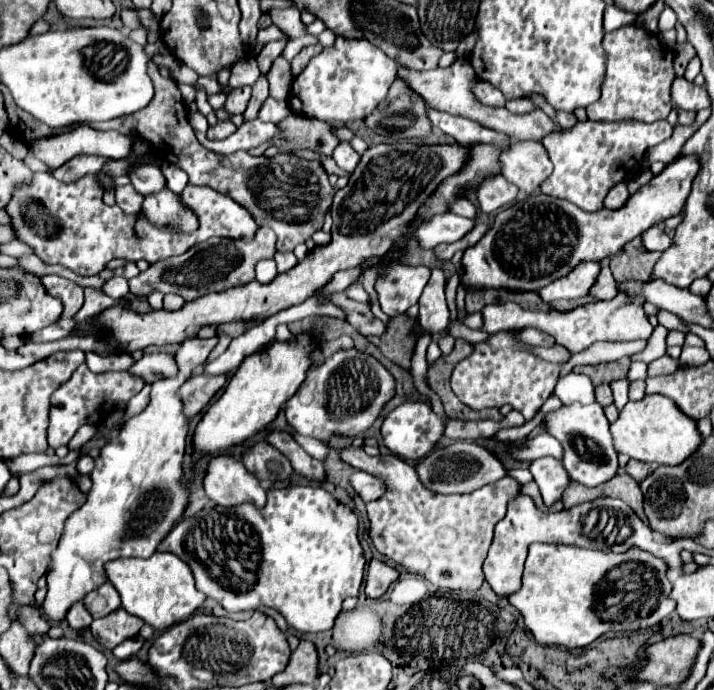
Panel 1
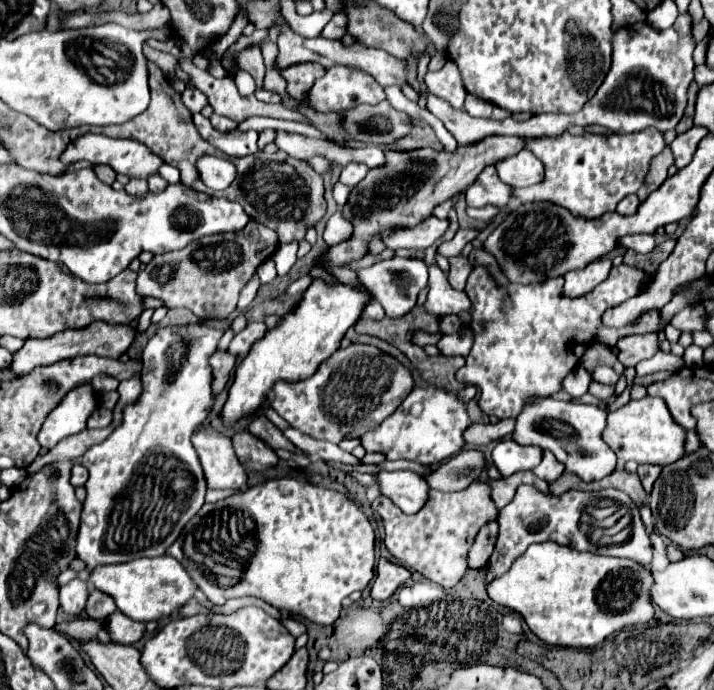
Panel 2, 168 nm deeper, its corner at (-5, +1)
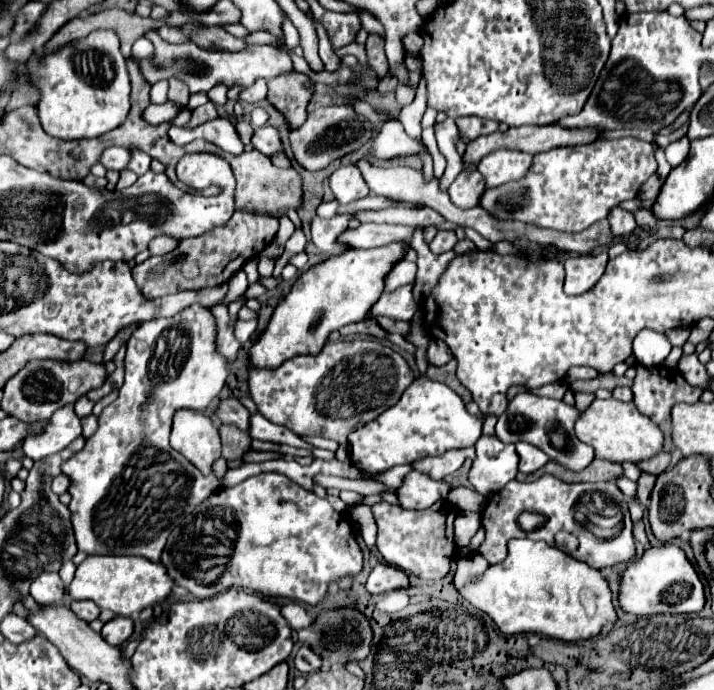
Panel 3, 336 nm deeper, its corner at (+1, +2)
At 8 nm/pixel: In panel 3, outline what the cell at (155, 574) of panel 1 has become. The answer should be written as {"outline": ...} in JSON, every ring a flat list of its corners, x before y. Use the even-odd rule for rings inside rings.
{"outline":[[89,555,77,565,75,577,67,587,67,595,73,601,93,601,101,609,111,609,123,617,135,617,145,607,161,603,171,593,173,579,165,575,161,563,153,563,145,557,121,557,121,555]]}

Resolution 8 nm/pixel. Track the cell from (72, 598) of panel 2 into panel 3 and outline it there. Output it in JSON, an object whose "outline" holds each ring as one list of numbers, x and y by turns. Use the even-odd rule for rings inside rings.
{"outline":[[41,573,33,579,29,593,39,605,53,605,65,597,65,587,57,573]]}

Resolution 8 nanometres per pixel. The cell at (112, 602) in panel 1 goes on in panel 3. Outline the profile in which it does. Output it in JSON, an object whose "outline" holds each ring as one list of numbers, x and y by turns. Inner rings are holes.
{"outline":[[73,601,73,603,71,603,71,609,73,609,73,613,75,613,79,619,83,619,83,621,87,621,87,623,91,623,93,619,99,617,99,609,97,609,97,605,93,605,91,601]]}

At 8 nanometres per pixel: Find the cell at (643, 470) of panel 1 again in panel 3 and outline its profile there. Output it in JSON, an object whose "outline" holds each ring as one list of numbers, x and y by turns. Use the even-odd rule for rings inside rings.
{"outline":[[640,475,637,481,637,500,643,509,649,506,649,497,655,485,656,476,654,475]]}

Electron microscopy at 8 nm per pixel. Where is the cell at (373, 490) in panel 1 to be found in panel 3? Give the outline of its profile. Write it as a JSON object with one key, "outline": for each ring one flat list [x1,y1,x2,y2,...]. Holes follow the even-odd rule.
{"outline":[[411,471,405,477,403,485,397,489,397,499,405,509,425,509,437,501,445,501,449,491,451,485,447,481,435,481,429,475]]}

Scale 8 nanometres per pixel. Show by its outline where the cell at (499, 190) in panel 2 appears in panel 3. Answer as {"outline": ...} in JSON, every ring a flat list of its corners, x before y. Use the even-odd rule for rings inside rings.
{"outline":[[461,171,457,181,453,181,447,193,453,205,461,209,471,209,471,207,477,207,477,197,481,189,485,189,485,183,481,181,481,175,477,171,471,171,471,173]]}

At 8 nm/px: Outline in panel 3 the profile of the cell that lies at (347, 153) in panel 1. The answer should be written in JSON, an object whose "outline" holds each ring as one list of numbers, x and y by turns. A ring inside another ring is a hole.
{"outline":[[345,165,339,167,331,177,329,177,329,185,337,197,337,201,341,205,347,205,355,199,361,199,369,193,367,183,361,177,361,171,353,165]]}

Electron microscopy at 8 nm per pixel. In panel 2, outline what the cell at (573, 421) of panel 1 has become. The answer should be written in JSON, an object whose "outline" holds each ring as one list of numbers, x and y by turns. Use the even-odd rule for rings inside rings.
{"outline":[[537,398,535,402,529,402,525,406,523,414,517,416,517,426,513,430,513,436,515,436,515,442,519,442,519,444,543,446,543,450,553,452,565,464,567,472,577,474,585,482,595,482,595,480,605,478,607,474,611,474,617,468,617,454,601,438,605,424,607,424,607,412,595,404,585,404,585,402,577,402,577,400,559,402,553,398]]}

